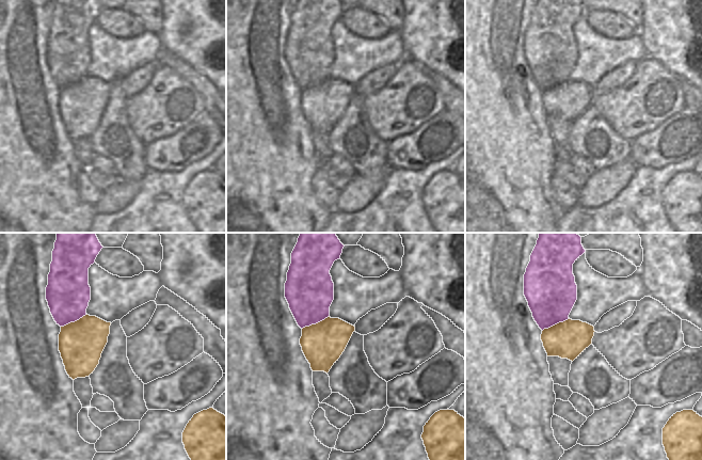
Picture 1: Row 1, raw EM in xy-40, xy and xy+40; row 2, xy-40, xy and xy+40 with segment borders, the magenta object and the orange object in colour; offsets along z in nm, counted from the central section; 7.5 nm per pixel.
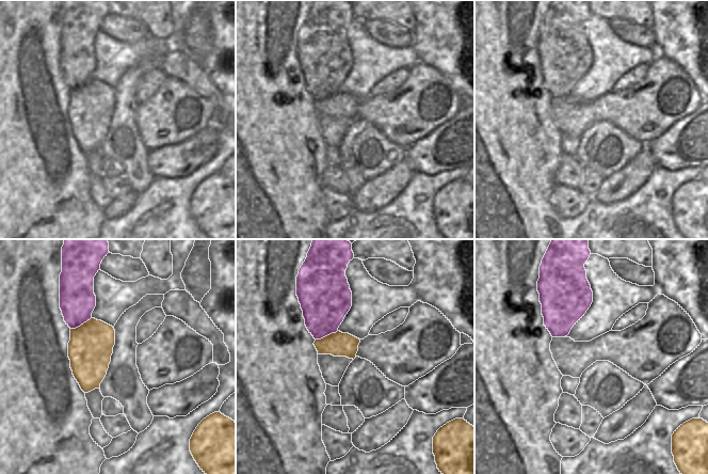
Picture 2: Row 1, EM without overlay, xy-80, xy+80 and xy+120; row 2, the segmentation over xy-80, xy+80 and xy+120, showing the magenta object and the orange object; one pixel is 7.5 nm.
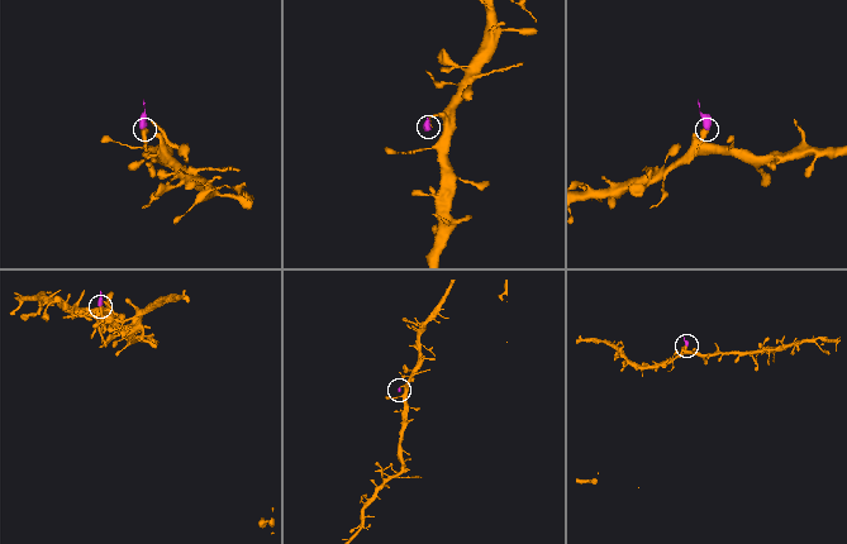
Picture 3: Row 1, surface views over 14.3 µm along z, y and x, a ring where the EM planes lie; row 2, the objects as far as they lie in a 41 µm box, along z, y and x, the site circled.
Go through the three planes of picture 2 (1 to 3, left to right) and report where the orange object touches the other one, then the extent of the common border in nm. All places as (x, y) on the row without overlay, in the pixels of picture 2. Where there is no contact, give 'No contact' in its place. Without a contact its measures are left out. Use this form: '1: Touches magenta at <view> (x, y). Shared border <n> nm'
1: Touches magenta at xy-80 (80, 85). Shared border 180 nm
2: Touches magenta at xy+80 (326, 96). Shared border 180 nm
3: No contact.

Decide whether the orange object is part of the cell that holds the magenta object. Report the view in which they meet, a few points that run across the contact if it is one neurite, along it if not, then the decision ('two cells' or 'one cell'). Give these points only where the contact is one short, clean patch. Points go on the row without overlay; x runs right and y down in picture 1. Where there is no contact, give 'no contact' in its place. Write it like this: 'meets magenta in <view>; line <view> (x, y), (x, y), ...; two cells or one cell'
meets magenta in xy; line xy (329, 76), (302, 90); two cells

